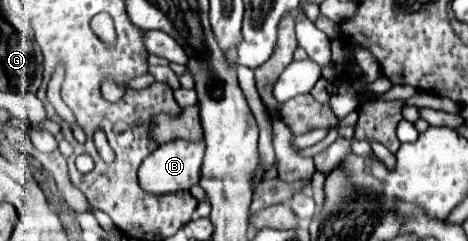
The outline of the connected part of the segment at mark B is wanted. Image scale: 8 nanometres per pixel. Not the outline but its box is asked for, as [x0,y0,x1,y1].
[139,141,205,193]

